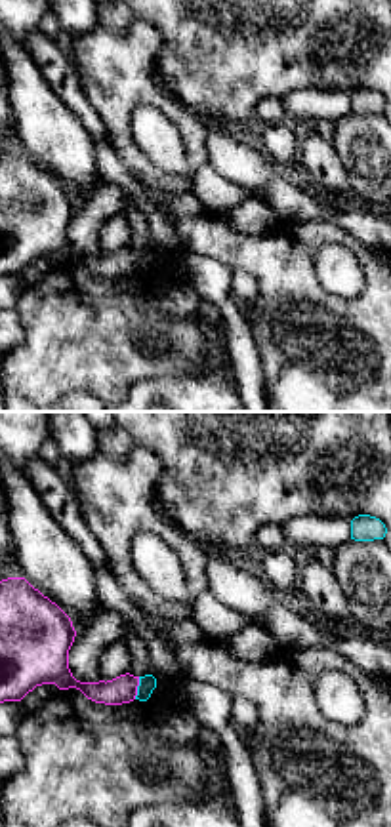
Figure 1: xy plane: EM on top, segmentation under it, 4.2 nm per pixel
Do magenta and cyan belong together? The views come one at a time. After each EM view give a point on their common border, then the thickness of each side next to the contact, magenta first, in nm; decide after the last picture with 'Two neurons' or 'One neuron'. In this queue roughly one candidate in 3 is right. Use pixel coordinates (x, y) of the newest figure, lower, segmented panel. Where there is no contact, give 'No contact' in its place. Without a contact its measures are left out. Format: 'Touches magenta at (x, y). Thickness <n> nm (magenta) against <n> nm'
Touches magenta at (136, 688). Thickness 120 nm (magenta) against 70 nm

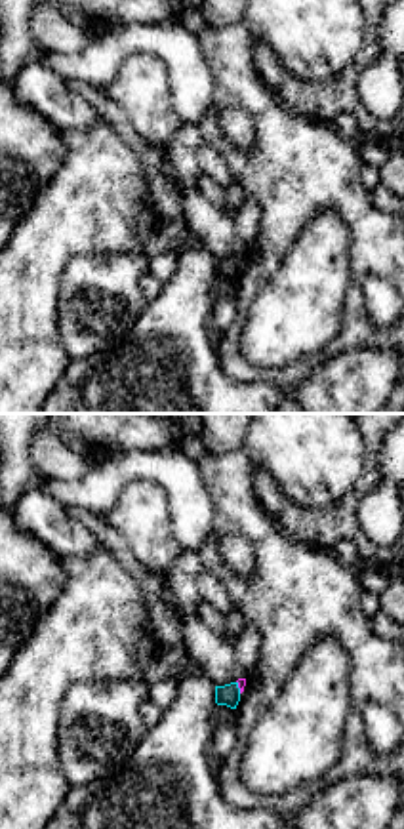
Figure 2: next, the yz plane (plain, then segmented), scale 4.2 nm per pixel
Touches magenta at (239, 687). Thickness 30 nm (magenta) against 90 nm

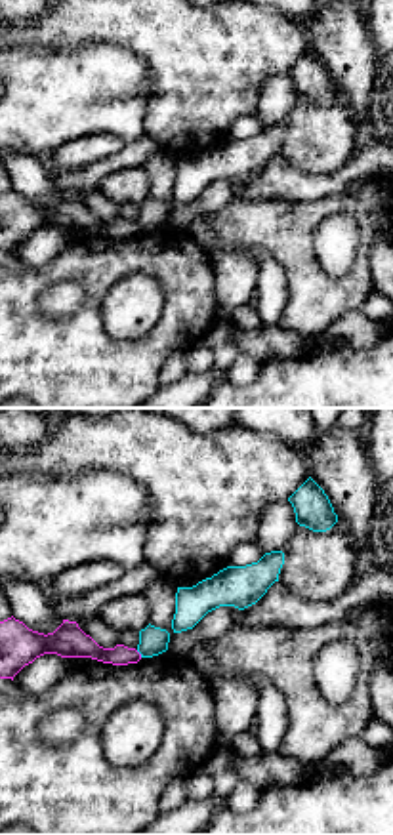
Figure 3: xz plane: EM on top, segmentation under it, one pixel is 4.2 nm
Touches magenta at (140, 654). Thickness 100 nm (magenta) against 120 nm

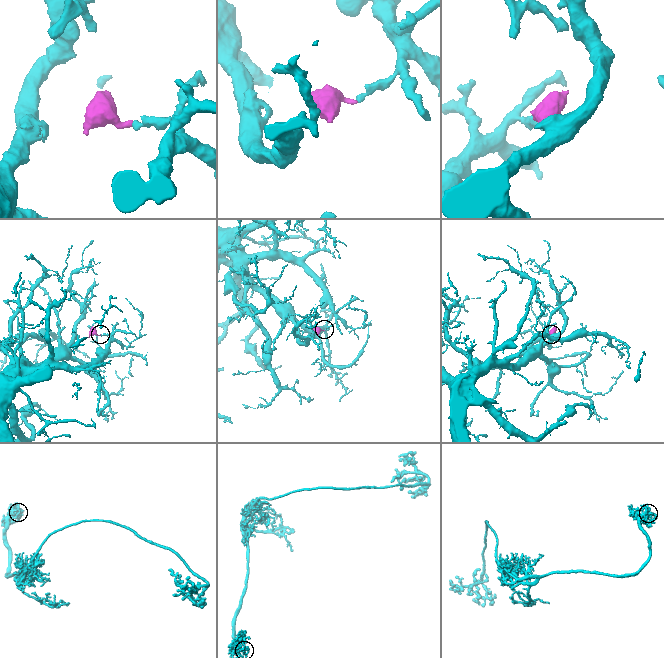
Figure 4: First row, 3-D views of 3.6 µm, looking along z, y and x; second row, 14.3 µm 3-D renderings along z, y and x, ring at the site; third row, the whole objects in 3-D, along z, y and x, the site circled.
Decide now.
Two neurons

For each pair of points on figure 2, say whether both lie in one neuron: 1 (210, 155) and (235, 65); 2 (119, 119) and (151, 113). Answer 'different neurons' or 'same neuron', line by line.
1: different neurons
2: different neurons

